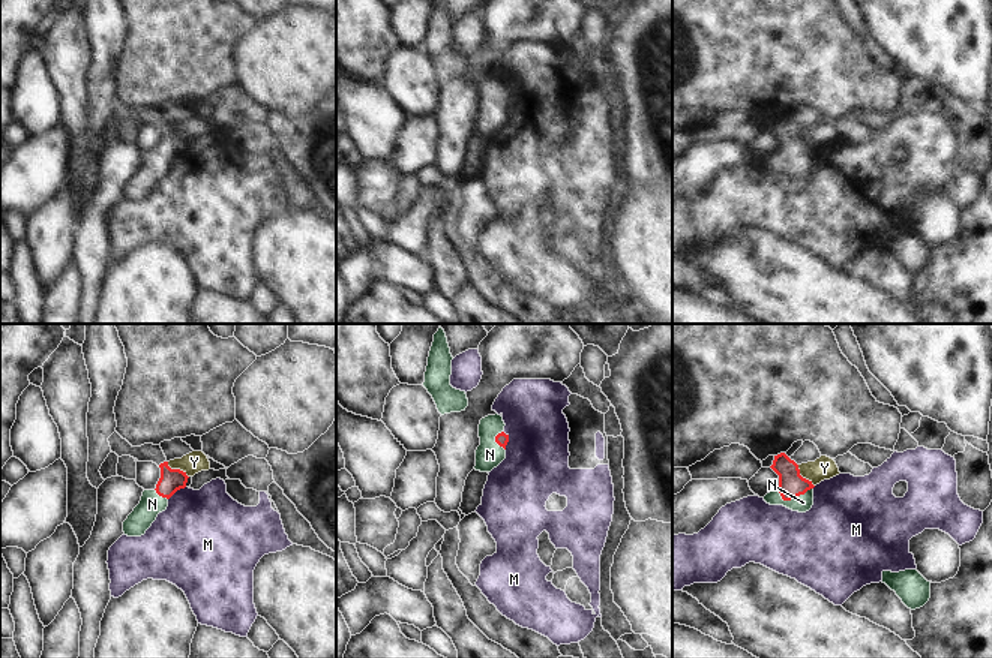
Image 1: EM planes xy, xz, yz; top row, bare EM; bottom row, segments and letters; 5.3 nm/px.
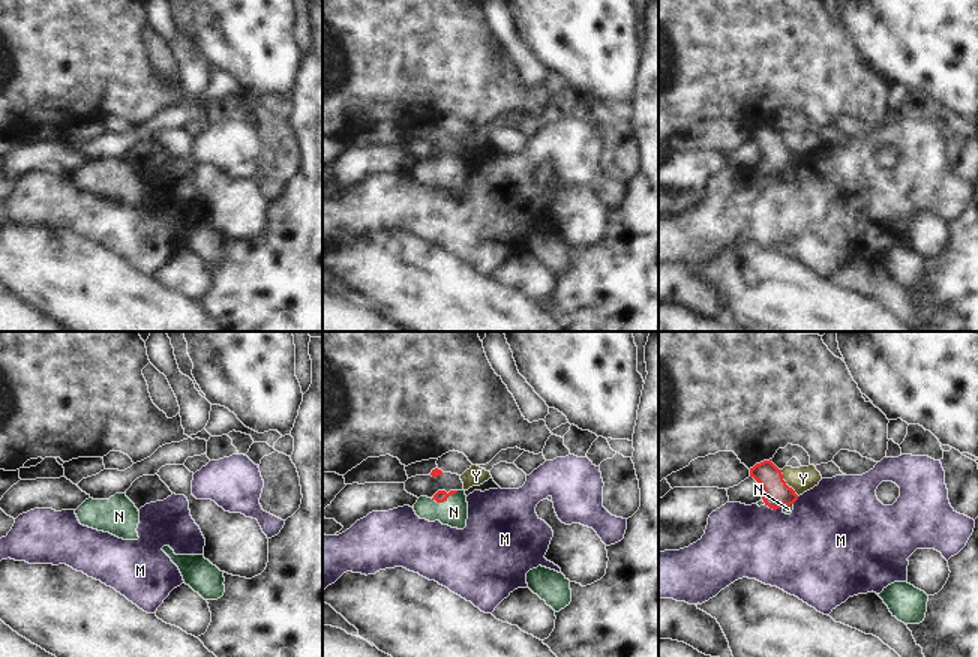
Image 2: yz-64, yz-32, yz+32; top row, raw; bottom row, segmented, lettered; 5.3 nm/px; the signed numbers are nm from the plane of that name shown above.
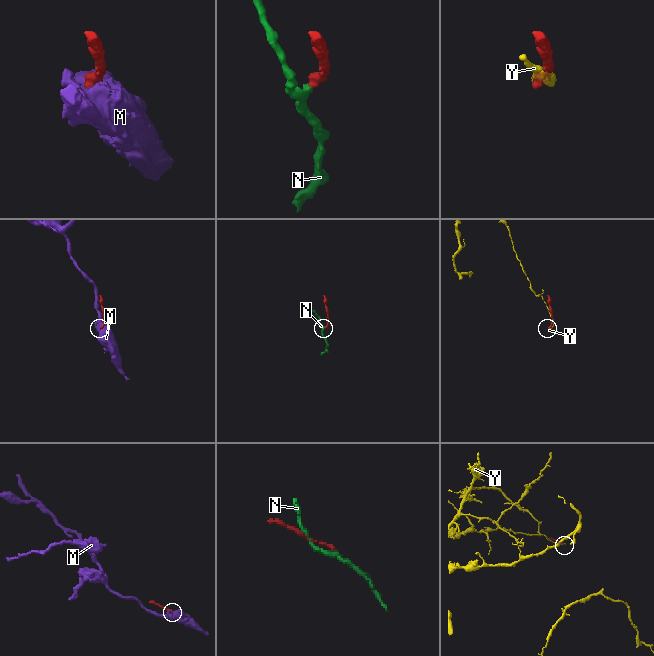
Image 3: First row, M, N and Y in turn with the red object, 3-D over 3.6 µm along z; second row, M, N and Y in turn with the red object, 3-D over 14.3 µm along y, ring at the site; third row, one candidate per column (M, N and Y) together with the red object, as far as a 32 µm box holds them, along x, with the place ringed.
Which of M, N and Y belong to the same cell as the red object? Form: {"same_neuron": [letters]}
{"same_neuron": ["N"]}

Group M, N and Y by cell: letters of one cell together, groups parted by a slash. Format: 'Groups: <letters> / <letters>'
Groups: M / N / Y.

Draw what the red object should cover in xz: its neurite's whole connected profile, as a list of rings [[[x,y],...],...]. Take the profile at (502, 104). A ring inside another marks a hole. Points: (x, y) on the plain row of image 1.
[[[498,78],[480,84],[480,109],[476,114],[476,135],[491,136],[506,123],[509,99],[503,96],[504,90],[503,81]]]

